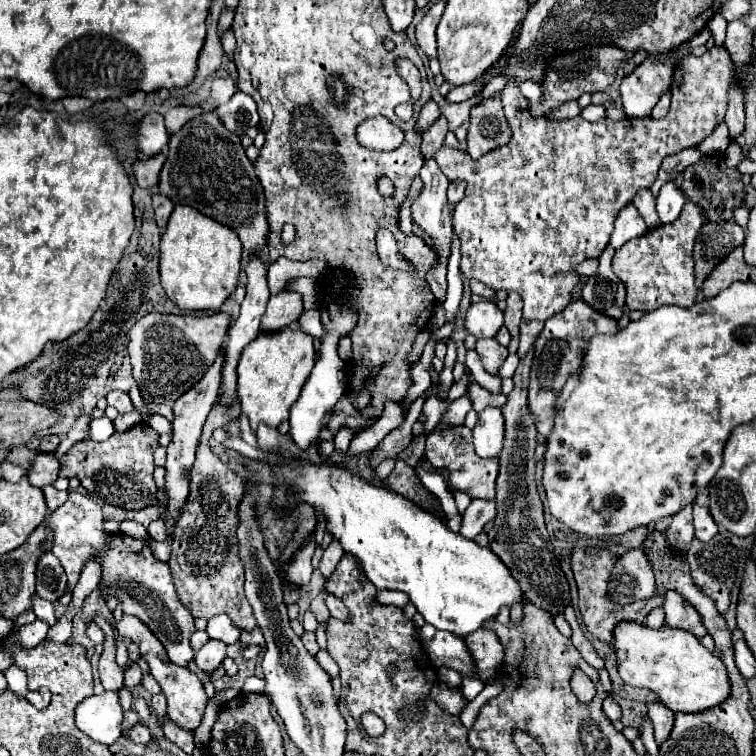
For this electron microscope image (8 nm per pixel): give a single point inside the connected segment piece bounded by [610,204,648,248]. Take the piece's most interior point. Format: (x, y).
(628, 225)

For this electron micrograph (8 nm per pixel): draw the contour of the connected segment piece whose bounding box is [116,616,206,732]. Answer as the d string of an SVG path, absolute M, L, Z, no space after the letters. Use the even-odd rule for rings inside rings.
M122 616L122 620L116 622L116 630L118 630L120 636L124 636L124 638L132 640L134 644L138 644L142 658L150 666L150 674L160 684L160 688L162 688L162 692L164 692L164 696L168 700L168 716L178 726L182 726L184 730L190 730L190 732L196 730L200 720L202 720L204 708L206 708L206 692L204 692L204 686L198 680L198 676L190 668L180 668L180 666L172 664L168 660L168 656L166 656L166 650L164 650L162 642L154 638L152 630L148 630L148 626L144 626L144 622L140 622L140 618L136 618L136 616Z

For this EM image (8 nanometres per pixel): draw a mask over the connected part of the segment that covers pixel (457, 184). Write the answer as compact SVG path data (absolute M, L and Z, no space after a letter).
M454 180L450 186L448 186L448 202L450 204L458 204L464 196L464 182L462 180Z

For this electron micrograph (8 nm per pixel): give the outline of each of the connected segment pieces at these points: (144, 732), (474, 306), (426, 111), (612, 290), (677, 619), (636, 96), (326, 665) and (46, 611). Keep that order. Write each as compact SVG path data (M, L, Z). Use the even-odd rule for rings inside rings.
M136 724L136 726L128 732L128 738L130 738L132 742L138 742L138 744L148 744L148 742L152 740L150 730L148 730L148 726L144 726L144 724Z
M492 300L472 302L466 314L466 328L476 338L496 338L504 326L504 312Z
M430 98L424 106L422 106L422 110L420 110L420 116L418 116L418 122L416 122L416 128L420 130L420 132L424 132L436 118L440 116L440 110L438 110L438 104L436 104L436 100L434 98Z
M608 246L600 256L598 272L584 280L582 300L588 302L594 310L618 320L622 316L626 300L626 286L620 282L620 278L616 278L612 270L612 256L614 248Z
M676 590L666 592L664 596L664 612L666 612L666 626L670 628L682 628L692 632L696 638L702 638L706 634L706 628L702 624L700 614L694 606L690 606L688 600L682 598Z
M666 56L646 58L622 80L620 94L628 118L646 118L672 84L672 64Z
M320 650L320 652L315 655L315 658L318 661L318 664L320 664L332 678L338 676L338 664L330 658L330 654L328 654L326 650Z
M34 598L34 606L32 606L32 610L34 610L34 614L42 620L42 622L46 622L46 624L50 624L50 626L56 626L56 616L54 616L54 606L50 604L50 602L46 602L46 600L42 600L42 598Z

